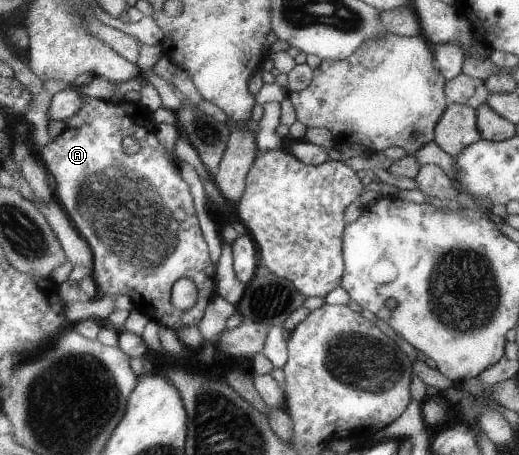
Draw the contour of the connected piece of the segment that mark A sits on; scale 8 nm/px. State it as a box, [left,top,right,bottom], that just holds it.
[40,96,218,332]

